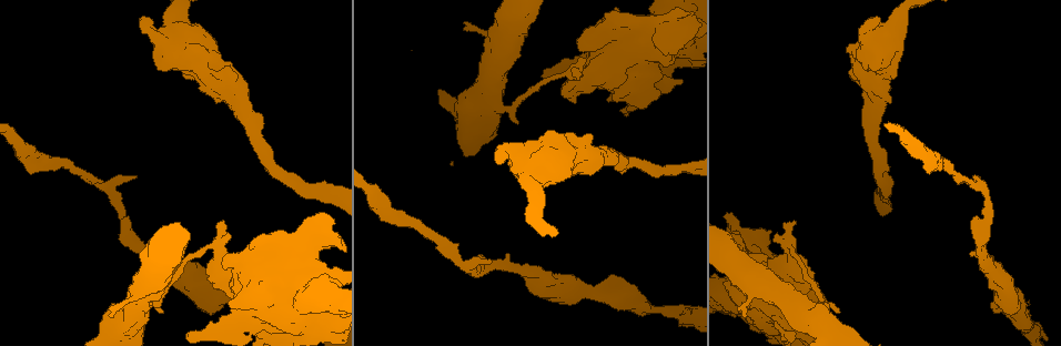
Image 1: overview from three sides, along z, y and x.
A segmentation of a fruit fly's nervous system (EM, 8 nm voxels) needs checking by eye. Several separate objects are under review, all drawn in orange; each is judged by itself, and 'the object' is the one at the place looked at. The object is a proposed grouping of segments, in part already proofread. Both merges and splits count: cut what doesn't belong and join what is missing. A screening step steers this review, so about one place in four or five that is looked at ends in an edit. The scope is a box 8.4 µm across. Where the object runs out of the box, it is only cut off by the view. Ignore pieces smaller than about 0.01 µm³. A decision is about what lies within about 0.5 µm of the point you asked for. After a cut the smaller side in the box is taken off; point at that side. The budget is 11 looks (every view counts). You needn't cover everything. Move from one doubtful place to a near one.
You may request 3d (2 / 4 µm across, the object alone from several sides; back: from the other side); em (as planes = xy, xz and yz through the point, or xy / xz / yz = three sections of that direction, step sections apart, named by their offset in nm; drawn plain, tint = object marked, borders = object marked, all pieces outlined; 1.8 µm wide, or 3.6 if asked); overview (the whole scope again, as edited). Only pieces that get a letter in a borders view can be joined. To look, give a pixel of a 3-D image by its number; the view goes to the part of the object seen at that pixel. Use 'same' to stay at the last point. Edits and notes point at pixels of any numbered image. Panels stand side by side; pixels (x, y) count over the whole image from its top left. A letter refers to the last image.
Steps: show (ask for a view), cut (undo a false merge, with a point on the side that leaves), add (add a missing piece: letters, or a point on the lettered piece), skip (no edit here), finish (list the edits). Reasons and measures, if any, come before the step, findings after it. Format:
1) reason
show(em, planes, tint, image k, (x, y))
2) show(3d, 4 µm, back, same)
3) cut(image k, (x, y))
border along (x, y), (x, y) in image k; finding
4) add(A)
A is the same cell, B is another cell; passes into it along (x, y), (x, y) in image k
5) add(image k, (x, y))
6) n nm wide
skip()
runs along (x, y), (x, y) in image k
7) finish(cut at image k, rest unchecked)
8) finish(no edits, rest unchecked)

free end
show(3d, 4 µm, image 1, (611, 276))

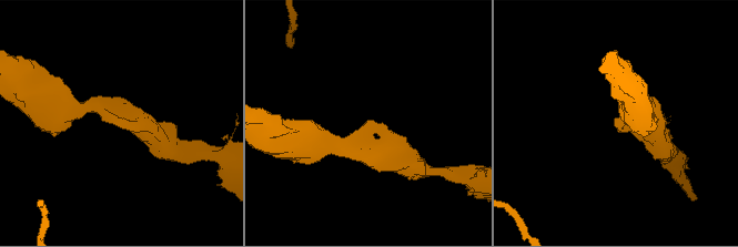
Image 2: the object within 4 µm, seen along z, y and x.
show(em, planes, borders, image 2, (617, 124))

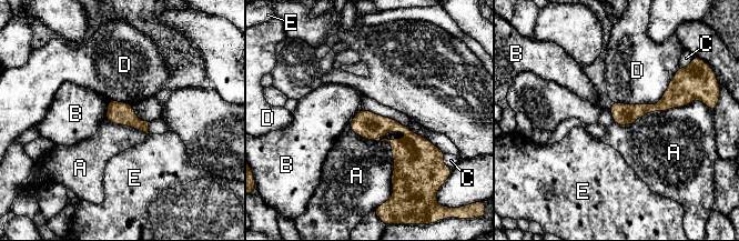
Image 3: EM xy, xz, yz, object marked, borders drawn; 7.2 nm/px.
A touches over 600 nm
skip()
A, B, C, D and E are other cells; no lettered piece goes on from it

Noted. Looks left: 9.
free end
show(3d, 4 µm, image 1, (221, 223))

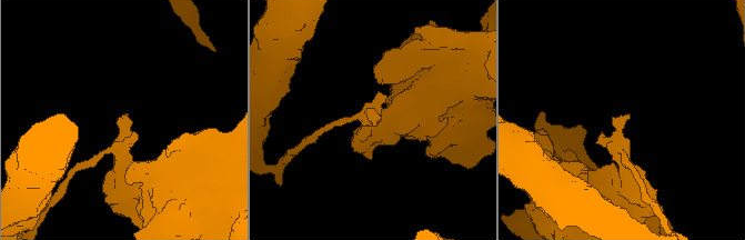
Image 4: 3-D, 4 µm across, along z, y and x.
need the tissue
show(em, 3.6 µm, planes, borders, image 4, (628, 117))

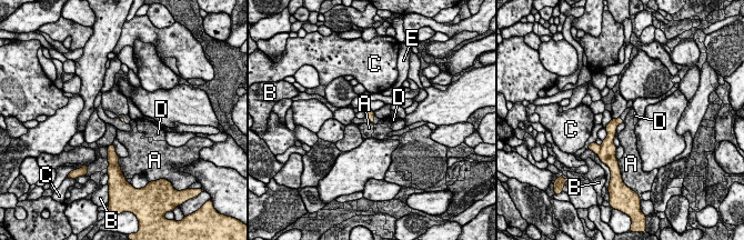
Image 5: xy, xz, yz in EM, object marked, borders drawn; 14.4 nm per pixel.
cut(image 5, (594, 147))
A, B, C, D and E are other cells; border along (601, 147), (599, 151) in image 5; two neurons meet here

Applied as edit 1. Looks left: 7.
abrupt turn
show(em, 3.6 µm, yz, step 16, tint, image 1, (580, 153))

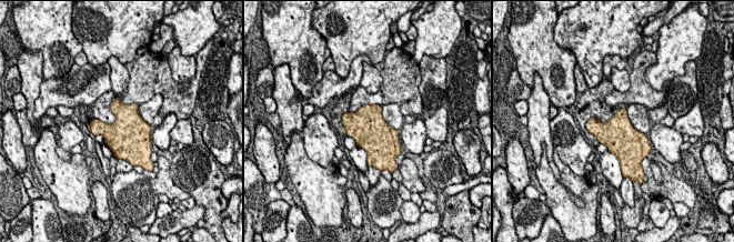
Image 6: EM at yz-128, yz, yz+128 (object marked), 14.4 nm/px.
cut it another way
show(em, 3.6 µm, planes, tint, same)

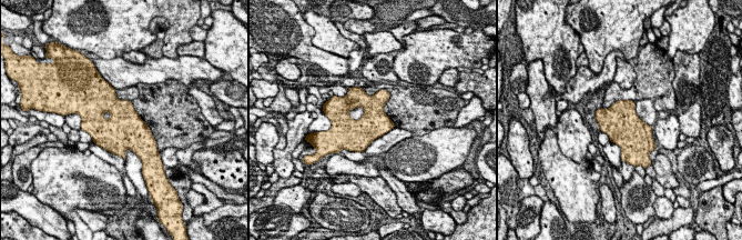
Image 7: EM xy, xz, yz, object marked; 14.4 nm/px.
what lies round it
show(em, 3.6 µm, planes, borders, same)

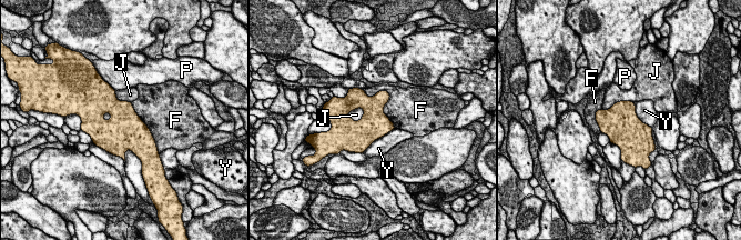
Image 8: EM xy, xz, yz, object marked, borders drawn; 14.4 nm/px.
420 nm wide
skip()
F, J, P and Y are other cells; border along (364, 111), (358, 108), (347, 112) in image 8; one neuron here

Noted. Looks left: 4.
show(overview)

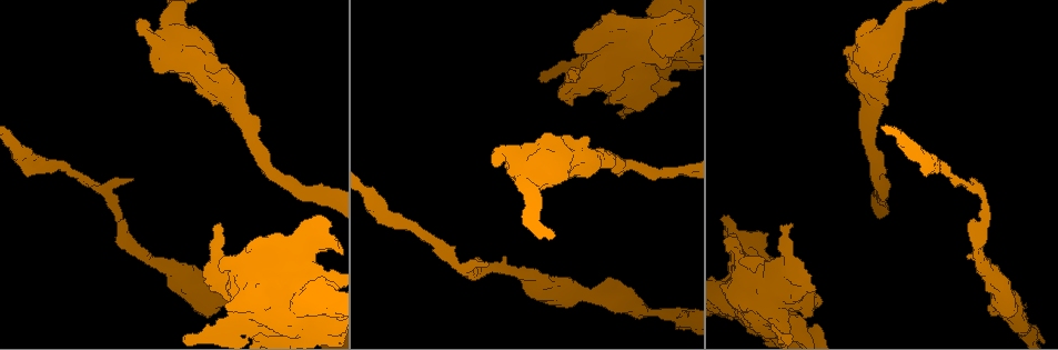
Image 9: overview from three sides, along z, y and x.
sudden change in width
show(em, 3.6 µm, xz, step 4, borders, image 9, (743, 301))

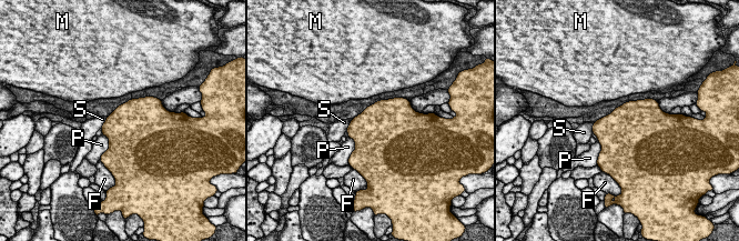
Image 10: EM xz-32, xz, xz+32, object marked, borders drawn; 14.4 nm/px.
skip()
F, M, P and S are other cells; border along (352, 119), (345, 131) in image 10; one neuron here

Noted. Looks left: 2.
finish(cut at image 5, rest unchecked)

